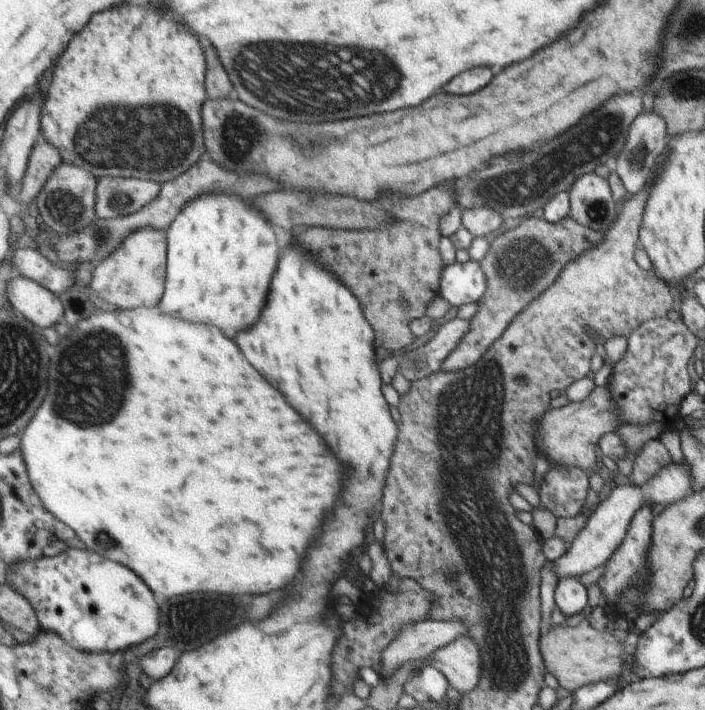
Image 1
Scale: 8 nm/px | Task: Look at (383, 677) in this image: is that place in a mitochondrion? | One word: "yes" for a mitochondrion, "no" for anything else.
no

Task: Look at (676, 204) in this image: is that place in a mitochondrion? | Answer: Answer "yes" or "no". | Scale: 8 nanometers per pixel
no

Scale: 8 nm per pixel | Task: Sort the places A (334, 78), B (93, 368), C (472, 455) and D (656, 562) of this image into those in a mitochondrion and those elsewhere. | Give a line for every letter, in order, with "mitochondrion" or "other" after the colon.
A: mitochondrion
B: mitochondrion
C: mitochondrion
D: other

